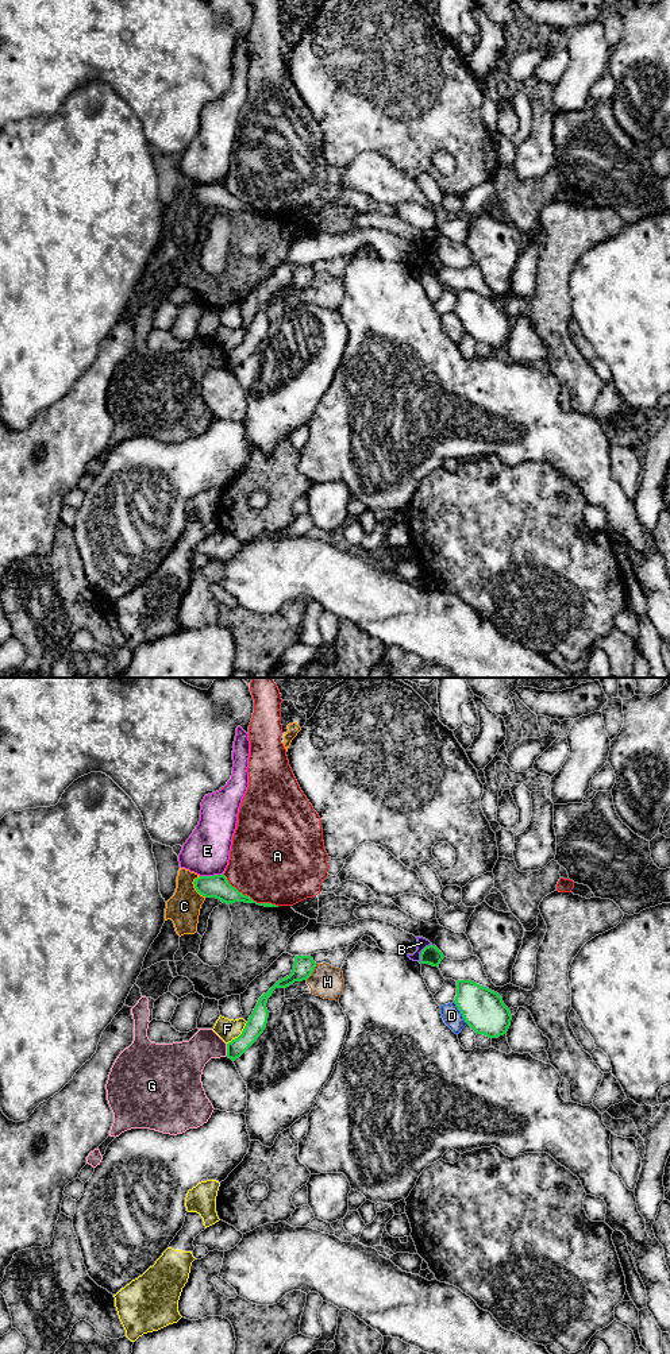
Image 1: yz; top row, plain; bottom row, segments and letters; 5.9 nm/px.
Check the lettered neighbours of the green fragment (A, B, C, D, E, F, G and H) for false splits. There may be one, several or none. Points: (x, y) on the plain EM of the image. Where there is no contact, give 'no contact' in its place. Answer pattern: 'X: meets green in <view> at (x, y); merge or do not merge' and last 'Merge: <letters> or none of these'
A: meets green in yz at (249, 205); do not merge
B: meets green in yz at (422, 261); do not merge
C: meets green in yz at (195, 196); do not merge
D: meets green in yz at (461, 321); do not merge
E: meets green in yz at (211, 185); do not merge
F: meets green in yz at (241, 343); do not merge
G: meets green in yz at (227, 358); do not merge
H: meets green in yz at (312, 280); do not merge
Merge: none of these

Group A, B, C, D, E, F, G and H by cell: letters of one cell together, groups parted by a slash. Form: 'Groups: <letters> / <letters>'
Groups: A / B / C H / D / E / F / G

